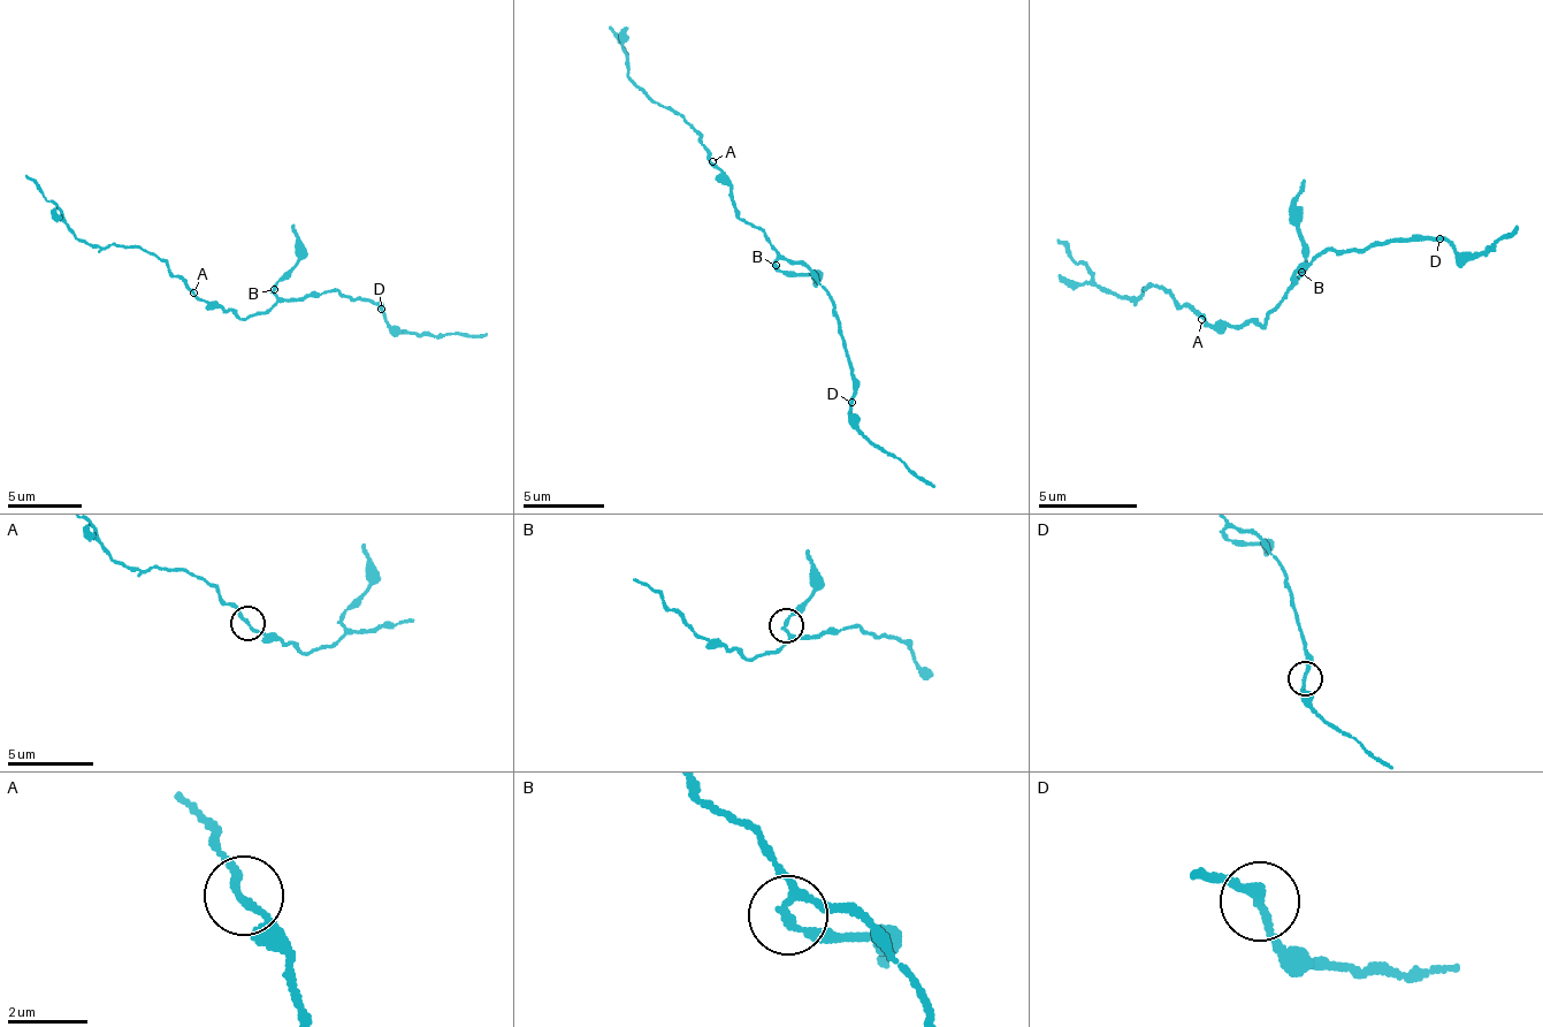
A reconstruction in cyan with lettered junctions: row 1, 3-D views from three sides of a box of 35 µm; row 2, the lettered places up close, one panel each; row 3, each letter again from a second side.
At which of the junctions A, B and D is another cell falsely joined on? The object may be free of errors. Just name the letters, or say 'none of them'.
B

